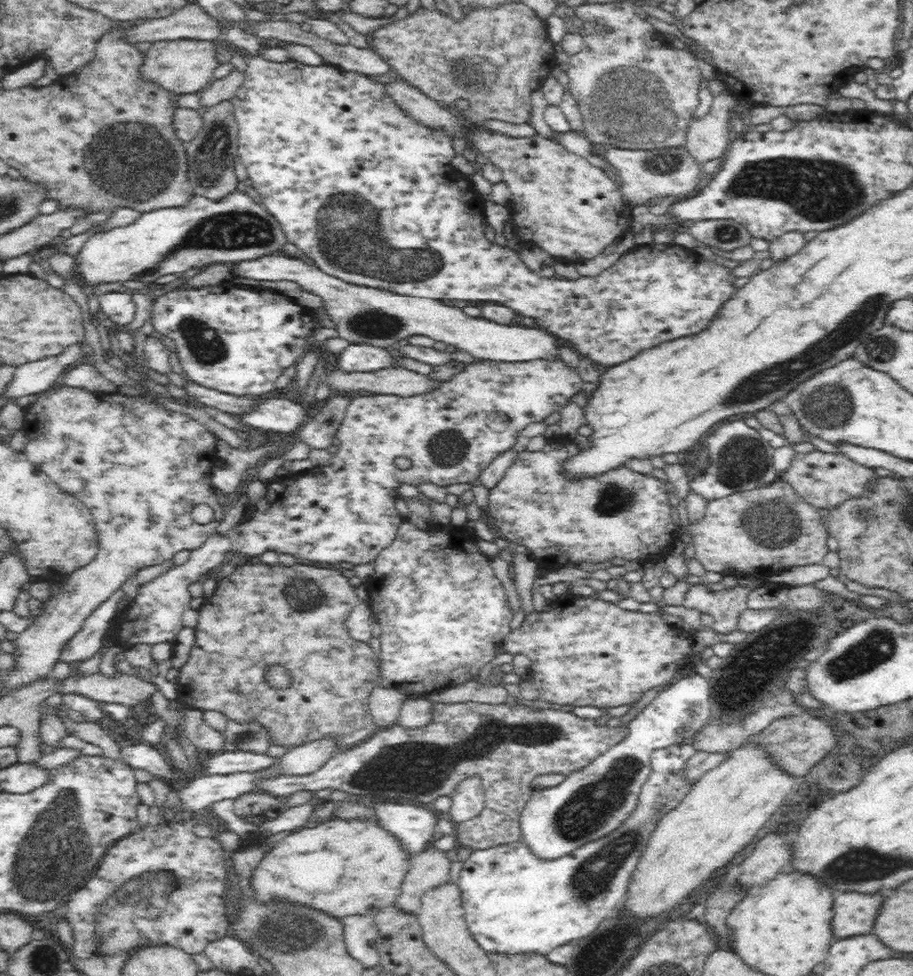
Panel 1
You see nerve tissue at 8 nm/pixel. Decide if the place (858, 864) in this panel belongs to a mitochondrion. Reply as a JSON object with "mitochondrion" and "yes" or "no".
{"mitochondrion":"yes"}

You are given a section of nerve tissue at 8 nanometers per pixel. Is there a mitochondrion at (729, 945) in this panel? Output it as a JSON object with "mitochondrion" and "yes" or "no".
{"mitochondrion":"no"}

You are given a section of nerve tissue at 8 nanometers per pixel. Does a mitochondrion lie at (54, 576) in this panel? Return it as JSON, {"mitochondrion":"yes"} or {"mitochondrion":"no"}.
{"mitochondrion":"no"}

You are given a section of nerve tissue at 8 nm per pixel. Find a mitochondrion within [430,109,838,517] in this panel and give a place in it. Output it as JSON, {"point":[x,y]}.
{"point":[745,461]}

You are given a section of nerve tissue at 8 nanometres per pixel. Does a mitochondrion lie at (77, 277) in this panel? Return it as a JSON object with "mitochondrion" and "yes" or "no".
{"mitochondrion":"no"}

